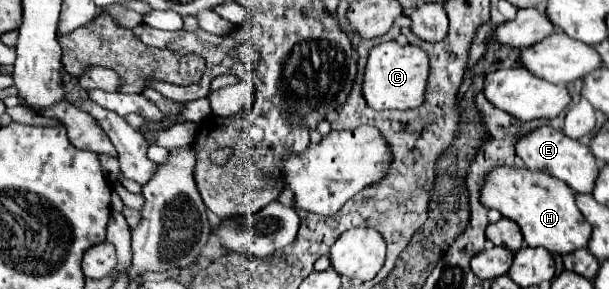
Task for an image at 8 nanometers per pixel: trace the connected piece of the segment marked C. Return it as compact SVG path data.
M382 42L372 48L368 56L368 66L364 74L364 98L374 110L410 110L424 102L424 92L428 84L430 60L420 46Z

